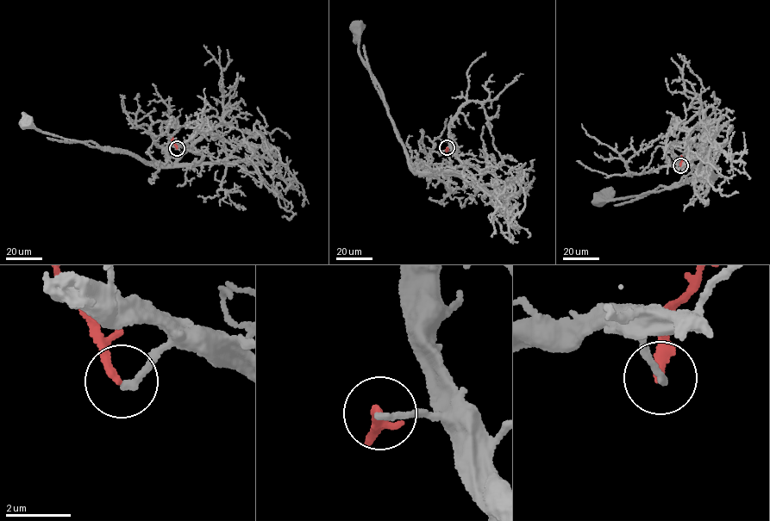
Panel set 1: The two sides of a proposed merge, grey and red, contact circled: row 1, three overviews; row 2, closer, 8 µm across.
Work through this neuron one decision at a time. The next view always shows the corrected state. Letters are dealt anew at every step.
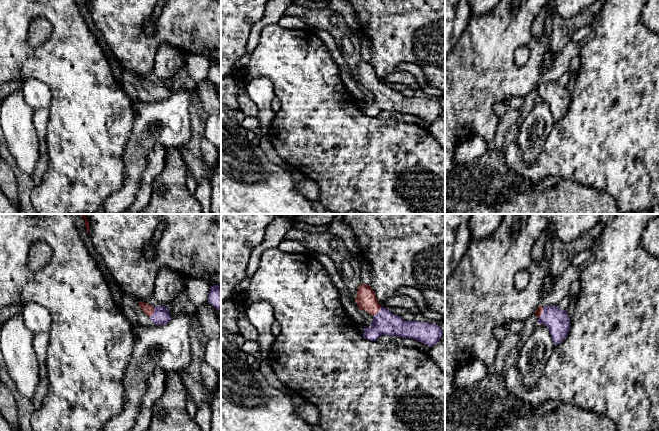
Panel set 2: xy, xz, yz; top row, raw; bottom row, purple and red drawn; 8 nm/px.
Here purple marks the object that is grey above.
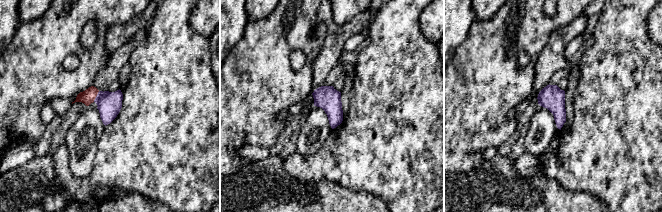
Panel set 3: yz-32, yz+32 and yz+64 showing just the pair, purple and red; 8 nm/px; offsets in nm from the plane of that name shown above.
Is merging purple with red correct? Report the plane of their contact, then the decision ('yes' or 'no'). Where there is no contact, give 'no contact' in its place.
yz | yes

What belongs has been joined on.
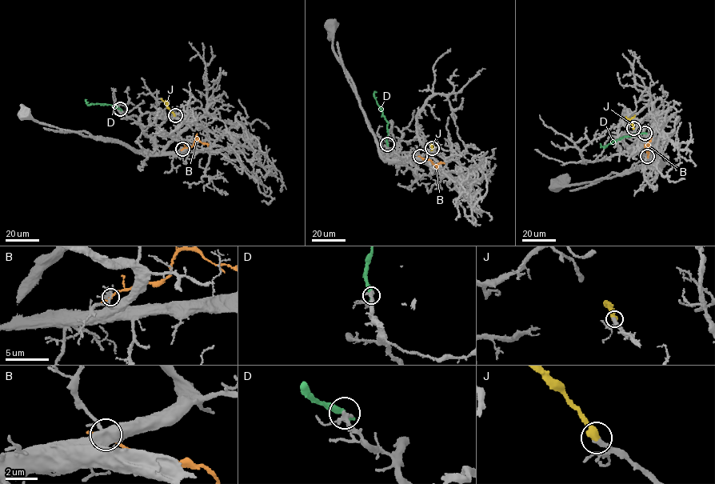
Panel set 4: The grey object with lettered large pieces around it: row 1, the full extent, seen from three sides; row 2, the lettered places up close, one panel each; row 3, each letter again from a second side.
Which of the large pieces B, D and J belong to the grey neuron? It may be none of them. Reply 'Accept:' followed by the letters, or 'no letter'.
Accept: J

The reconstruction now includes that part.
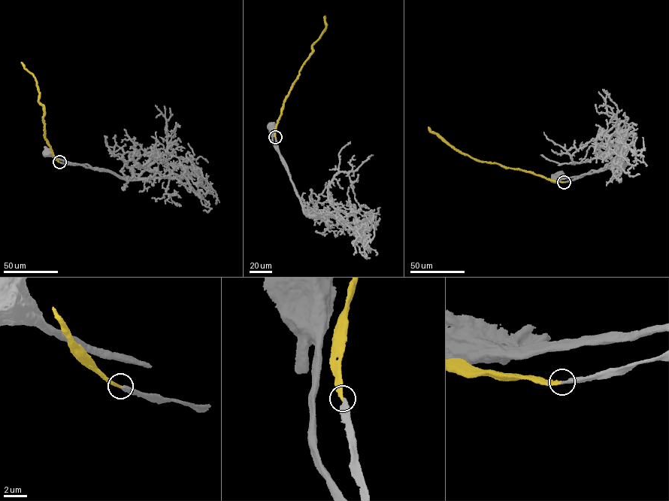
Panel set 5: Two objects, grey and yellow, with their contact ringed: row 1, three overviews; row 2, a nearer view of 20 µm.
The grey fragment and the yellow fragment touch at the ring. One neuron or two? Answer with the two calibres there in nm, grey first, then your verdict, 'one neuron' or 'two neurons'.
340/340 nm | one neuron

